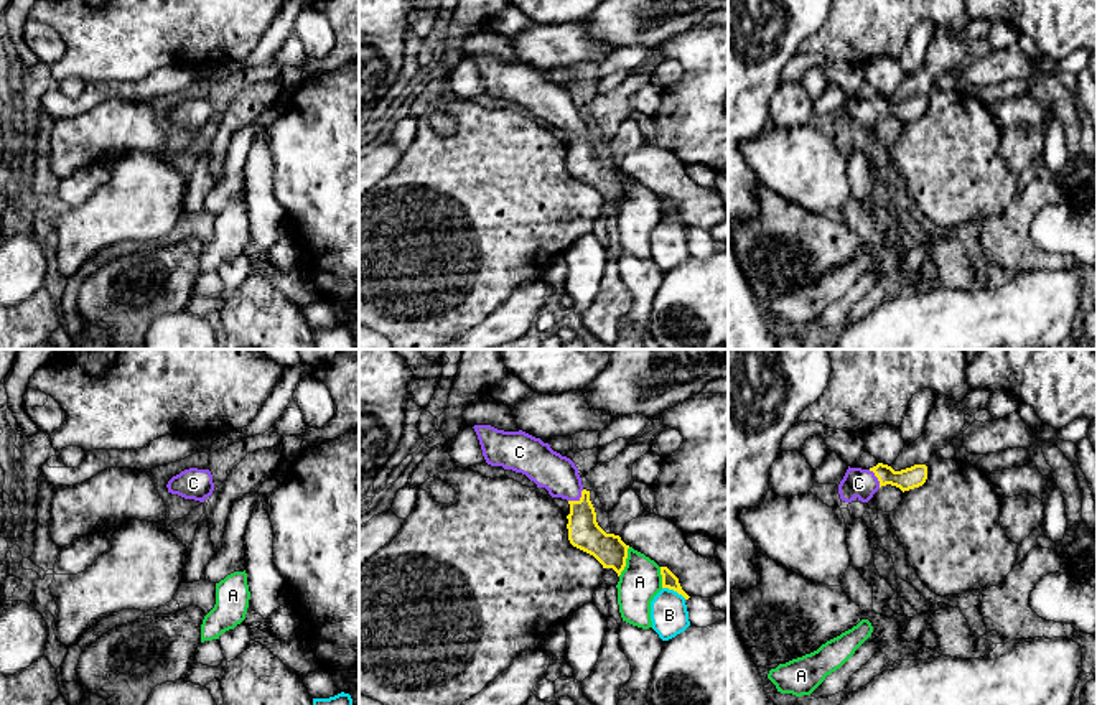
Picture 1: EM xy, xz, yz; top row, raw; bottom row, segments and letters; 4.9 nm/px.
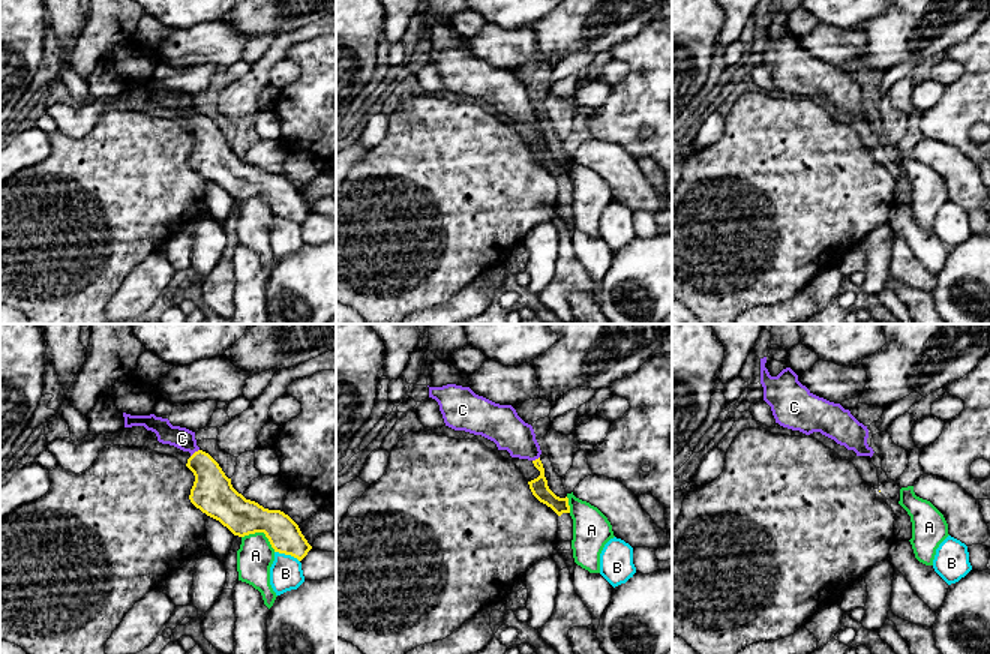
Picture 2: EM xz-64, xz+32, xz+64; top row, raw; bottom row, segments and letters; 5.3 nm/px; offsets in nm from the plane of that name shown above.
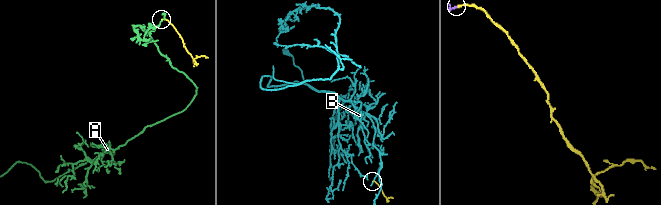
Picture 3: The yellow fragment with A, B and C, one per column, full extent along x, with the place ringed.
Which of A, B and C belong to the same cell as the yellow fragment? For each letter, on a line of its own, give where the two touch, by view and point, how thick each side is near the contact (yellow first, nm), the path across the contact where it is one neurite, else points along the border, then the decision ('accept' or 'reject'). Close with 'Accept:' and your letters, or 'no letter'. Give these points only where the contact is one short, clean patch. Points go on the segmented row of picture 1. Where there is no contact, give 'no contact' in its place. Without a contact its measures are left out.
A: xz (625, 562) | 160/200 nm | along xz (630, 547), (626, 565), (618, 575) | reject
B: xz (674, 590) | 80/180 nm | along xz (662, 587), (672, 588), (686, 598) | reject
C: xz (577, 501) | 160/190 nm | across xz (583, 532), (582, 509), (577, 501), (547, 468) | accept
Accept: C

